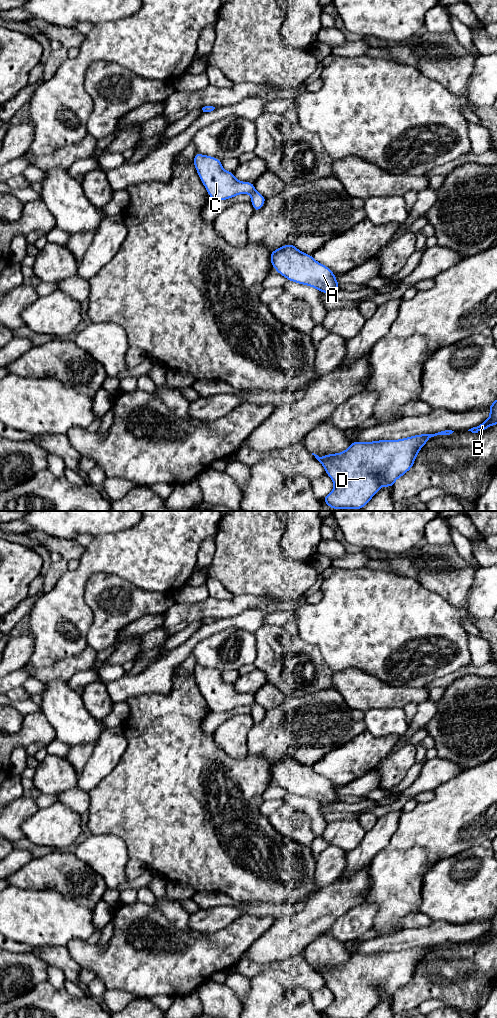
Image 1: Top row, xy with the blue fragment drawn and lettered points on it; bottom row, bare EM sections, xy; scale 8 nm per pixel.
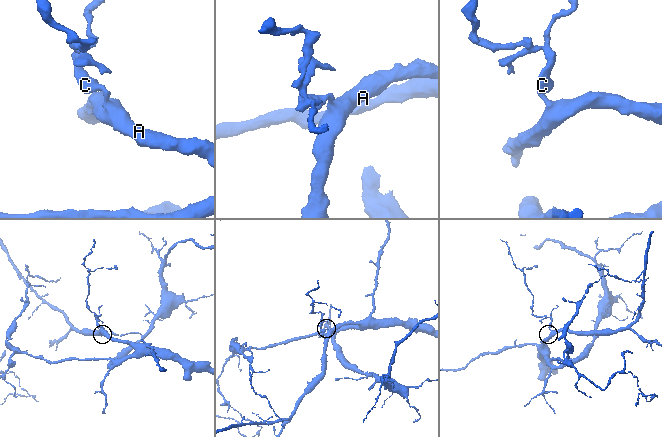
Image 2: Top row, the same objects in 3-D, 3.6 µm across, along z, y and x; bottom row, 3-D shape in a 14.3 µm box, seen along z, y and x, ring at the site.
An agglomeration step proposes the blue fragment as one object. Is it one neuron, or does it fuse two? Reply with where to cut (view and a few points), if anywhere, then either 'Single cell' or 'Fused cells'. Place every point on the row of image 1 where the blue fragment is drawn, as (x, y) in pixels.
No split. Single cell

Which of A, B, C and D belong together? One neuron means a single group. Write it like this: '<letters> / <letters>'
A B C D

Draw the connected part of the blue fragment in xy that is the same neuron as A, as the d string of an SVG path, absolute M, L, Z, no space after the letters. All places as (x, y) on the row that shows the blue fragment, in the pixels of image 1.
M294 244L276 248L270 253L272 266L287 280L316 288L320 293L340 290L335 274L312 255L298 250Z

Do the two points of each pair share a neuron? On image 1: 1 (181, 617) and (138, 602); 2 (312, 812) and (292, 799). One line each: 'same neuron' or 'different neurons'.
1: different neurons
2: same neuron

